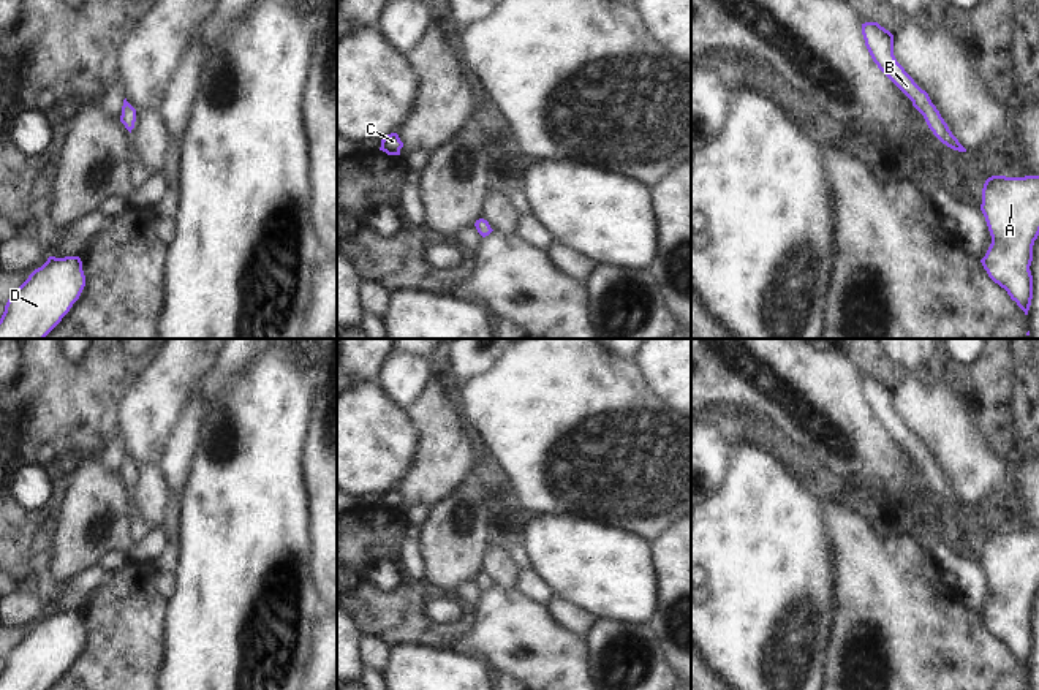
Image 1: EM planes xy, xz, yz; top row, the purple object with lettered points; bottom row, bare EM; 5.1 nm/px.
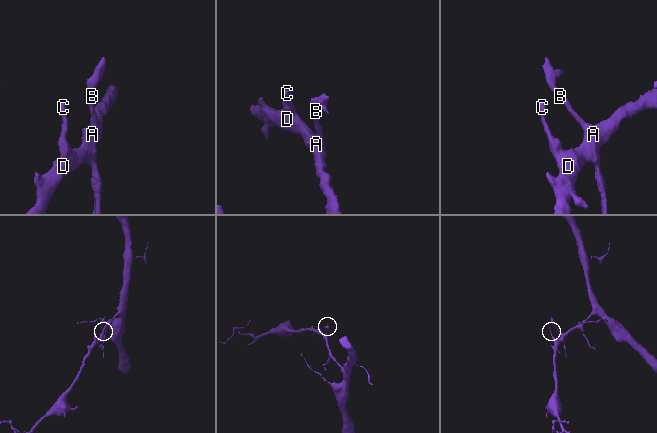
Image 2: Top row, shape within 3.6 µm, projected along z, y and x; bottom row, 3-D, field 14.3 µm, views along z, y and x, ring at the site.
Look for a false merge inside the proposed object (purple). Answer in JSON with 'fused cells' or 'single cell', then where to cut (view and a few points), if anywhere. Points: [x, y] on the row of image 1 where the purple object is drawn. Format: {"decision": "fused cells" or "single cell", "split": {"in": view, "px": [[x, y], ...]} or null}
{"decision": "single cell", "split": null}

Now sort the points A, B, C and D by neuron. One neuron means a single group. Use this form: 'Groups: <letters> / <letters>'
Groups: A B C D.

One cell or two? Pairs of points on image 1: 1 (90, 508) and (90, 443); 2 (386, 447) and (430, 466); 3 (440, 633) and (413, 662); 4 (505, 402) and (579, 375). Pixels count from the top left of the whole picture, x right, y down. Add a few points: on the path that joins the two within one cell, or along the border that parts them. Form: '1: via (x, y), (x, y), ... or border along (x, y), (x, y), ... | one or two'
1: border along (100, 454), (79, 459) | two
2: border along (410, 421), (416, 432), (416, 451), (396, 486) | two
3: border along (391, 646), (429, 644), (440, 648) | two
4: via (524, 402), (552, 402), (560, 394) | one

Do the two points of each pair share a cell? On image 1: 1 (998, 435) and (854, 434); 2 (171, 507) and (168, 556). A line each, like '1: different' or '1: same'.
1: different
2: same

